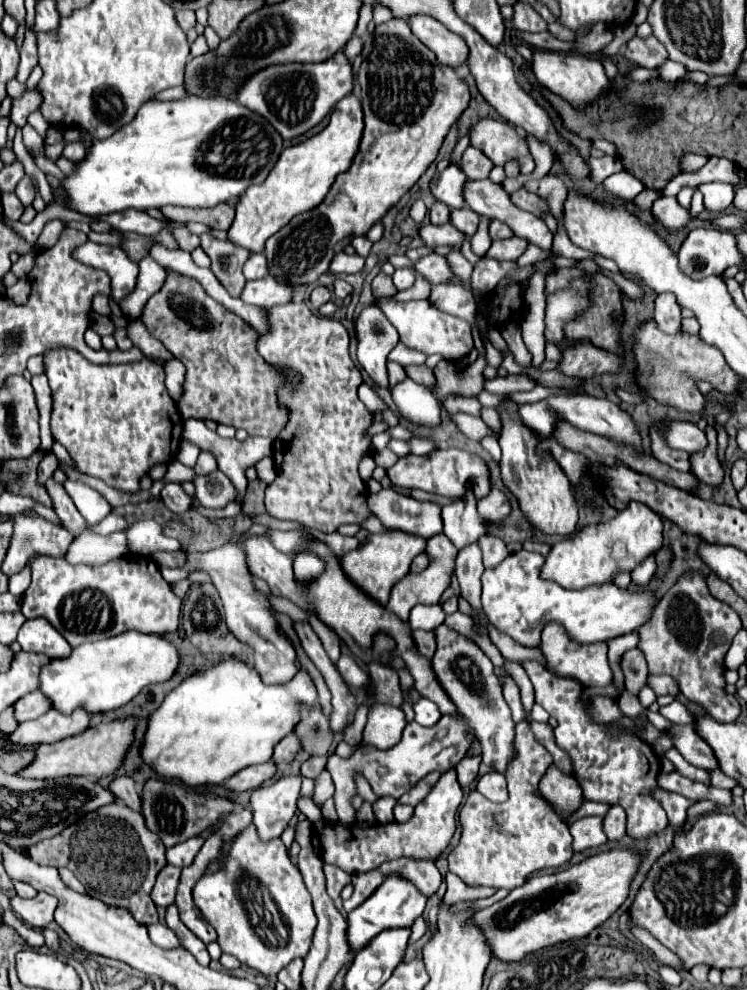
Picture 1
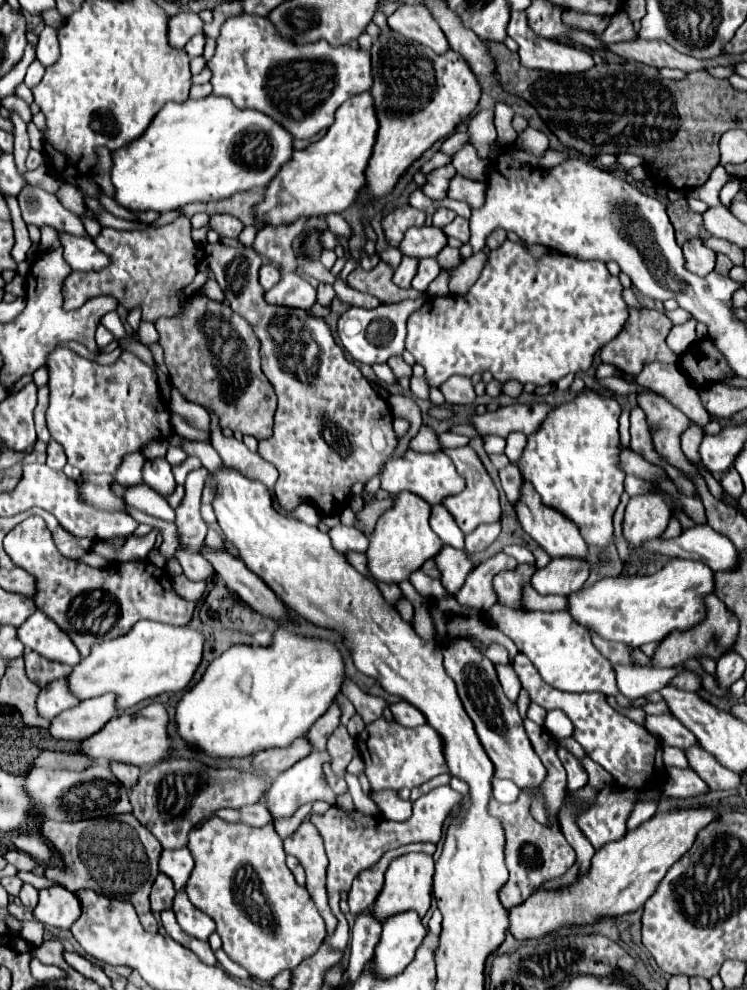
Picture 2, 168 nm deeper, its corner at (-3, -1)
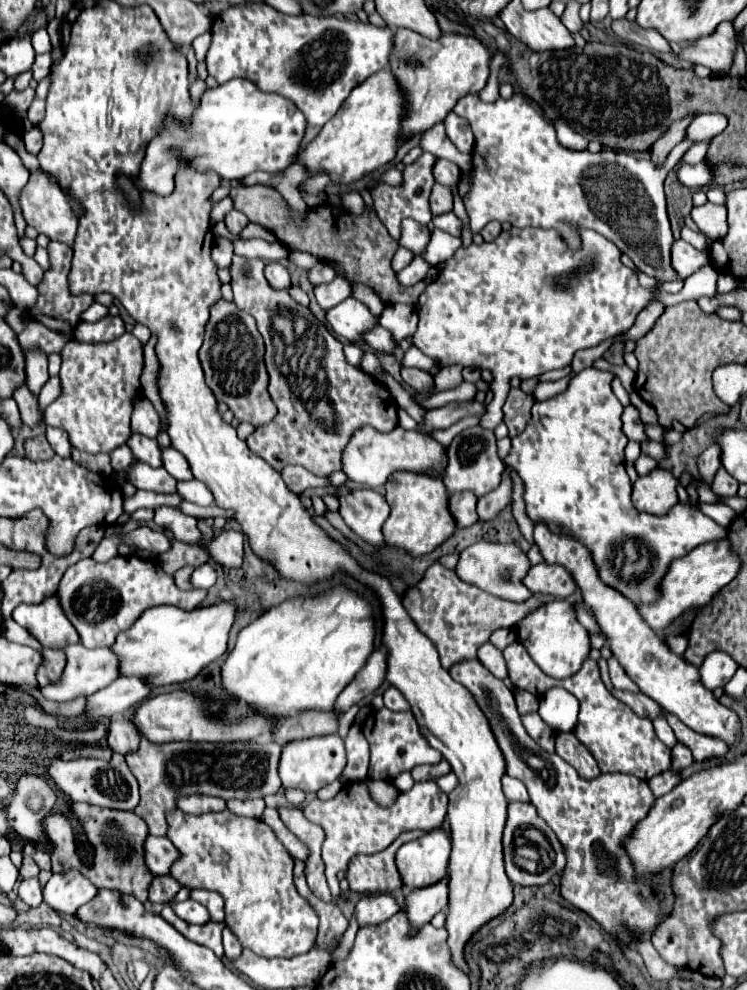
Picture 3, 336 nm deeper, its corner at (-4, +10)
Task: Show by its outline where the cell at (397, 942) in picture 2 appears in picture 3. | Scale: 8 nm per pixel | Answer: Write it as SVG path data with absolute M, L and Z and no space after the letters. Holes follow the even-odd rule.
M447 879L431 885L431 887L423 887L423 889L415 889L405 897L405 905L401 907L401 911L405 913L405 917L409 919L409 933L415 935L415 931L419 931L423 925L431 923L431 919L445 909L447 905Z

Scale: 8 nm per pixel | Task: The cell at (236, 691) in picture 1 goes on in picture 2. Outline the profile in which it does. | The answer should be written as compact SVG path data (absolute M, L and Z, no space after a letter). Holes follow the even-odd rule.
M278 628L272 634L272 644L268 646L246 646L234 644L220 658L216 658L202 680L188 688L182 696L176 722L178 732L198 750L210 756L250 756L252 752L266 748L290 746L296 738L306 736L306 730L330 708L336 694L346 678L342 654L330 640L308 638L286 628Z

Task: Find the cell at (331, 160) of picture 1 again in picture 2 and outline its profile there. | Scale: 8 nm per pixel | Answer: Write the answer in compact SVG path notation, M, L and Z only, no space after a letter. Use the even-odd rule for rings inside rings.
M368 92L348 98L336 110L336 122L324 138L304 150L294 152L294 158L282 166L276 178L268 184L264 200L256 206L258 218L272 226L292 224L300 216L326 216L346 210L366 186L366 166L376 142L378 118L374 100Z

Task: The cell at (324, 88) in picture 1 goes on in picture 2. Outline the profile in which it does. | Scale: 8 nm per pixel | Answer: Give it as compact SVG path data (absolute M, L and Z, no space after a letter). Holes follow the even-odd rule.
M238 14L236 18L228 18L224 24L222 24L222 30L220 30L220 36L216 38L216 52L214 56L210 58L208 62L208 68L212 70L212 78L210 78L210 84L214 86L214 94L216 96L228 96L234 106L238 108L252 108L252 110L258 110L258 112L264 112L268 114L270 118L274 118L278 124L282 124L294 138L312 138L316 136L320 130L328 128L334 124L334 112L336 108L346 102L350 96L354 94L360 94L360 92L366 92L370 90L372 86L372 62L370 62L370 52L364 52L364 50L354 50L350 48L348 44L346 46L330 46L328 42L310 42L310 46L294 46L294 42L286 42L286 38L278 38L278 30L274 30L274 26L270 26L270 20L264 18L264 16L252 16L252 14Z

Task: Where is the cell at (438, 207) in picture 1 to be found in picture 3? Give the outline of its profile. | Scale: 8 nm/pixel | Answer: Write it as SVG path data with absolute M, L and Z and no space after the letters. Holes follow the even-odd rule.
M435 185L431 193L431 211L433 215L443 215L453 211L453 191L443 185Z

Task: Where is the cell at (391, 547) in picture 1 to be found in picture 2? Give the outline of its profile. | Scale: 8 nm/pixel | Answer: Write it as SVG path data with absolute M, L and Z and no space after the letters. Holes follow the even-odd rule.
M400 492L394 498L394 504L382 514L374 534L370 536L370 548L366 556L368 556L368 570L372 572L374 578L392 584L402 582L426 560L434 558L444 548L444 544L428 524L430 510L432 506L420 496L414 496L412 492Z

